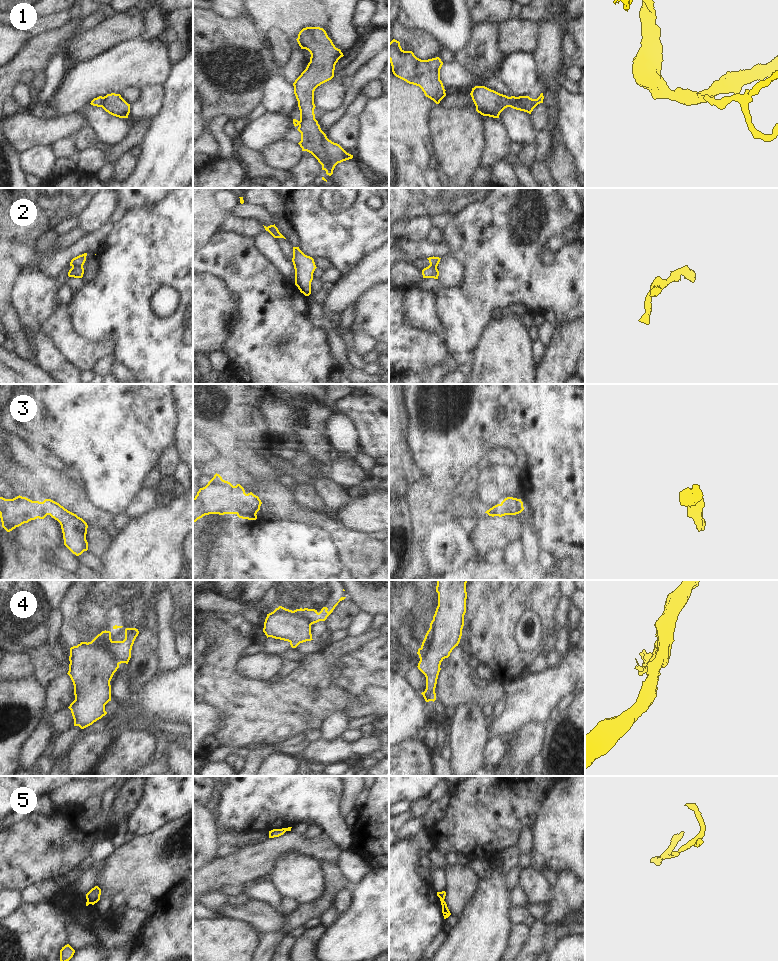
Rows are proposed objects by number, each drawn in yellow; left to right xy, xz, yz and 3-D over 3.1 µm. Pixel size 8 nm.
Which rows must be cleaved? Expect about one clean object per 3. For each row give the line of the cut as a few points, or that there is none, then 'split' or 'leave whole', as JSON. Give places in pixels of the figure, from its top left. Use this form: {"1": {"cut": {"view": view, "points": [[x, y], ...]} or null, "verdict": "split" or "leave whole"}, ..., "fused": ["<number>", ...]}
{"1": {"cut": {"view": "xy", "points": [[104, 97], [101, 106]]}, "verdict": "split"}, "2": {"cut": {"view": "xy", "points": [[82, 265], [72, 267]]}, "verdict": "split"}, "3": {"cut": null, "verdict": "leave whole"}, "4": {"cut": {"view": "xy", "points": [[111, 640], [106, 650], [118, 664]]}, "verdict": "split"}, "5": {"cut": {"view": "yz", "points": [[443, 900], [441, 903]]}, "verdict": "split"}, "fused": ["1", "2", "4", "5"]}

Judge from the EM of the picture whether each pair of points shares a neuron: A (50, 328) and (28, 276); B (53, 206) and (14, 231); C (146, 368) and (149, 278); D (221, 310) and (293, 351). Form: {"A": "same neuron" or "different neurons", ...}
{"A": "different neurons", "B": "same neuron", "C": "same neuron", "D": "different neurons"}

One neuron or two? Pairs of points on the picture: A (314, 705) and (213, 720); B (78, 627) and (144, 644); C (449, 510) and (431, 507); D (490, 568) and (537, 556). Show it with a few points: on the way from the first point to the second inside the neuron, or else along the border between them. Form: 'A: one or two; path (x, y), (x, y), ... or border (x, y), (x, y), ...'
A: two; border (203, 704), (210, 705), (221, 716), (213, 734)
B: two; border (139, 632), (132, 646), (131, 657), (127, 663)
C: one; path (445, 510), (435, 507)
D: two; border (524, 559), (529, 564), (545, 560)

